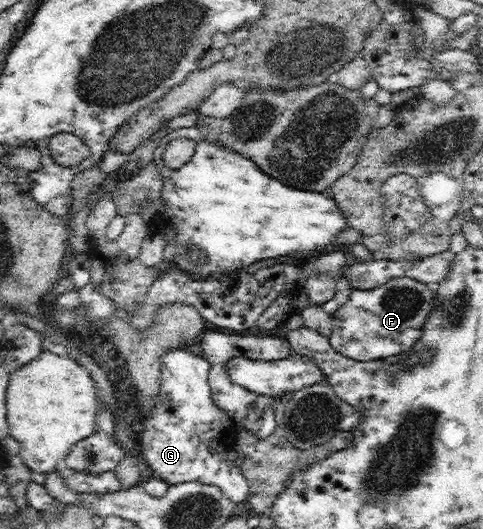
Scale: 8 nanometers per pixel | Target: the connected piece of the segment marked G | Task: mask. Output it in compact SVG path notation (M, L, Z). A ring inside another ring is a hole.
M184 347L164 353L160 369L155 407L145 416L144 430L136 438L142 463L149 465L154 477L169 484L199 481L220 488L235 504L247 501L248 480L235 462L228 460L228 452L233 449L240 429L231 415L212 399L210 362Z

